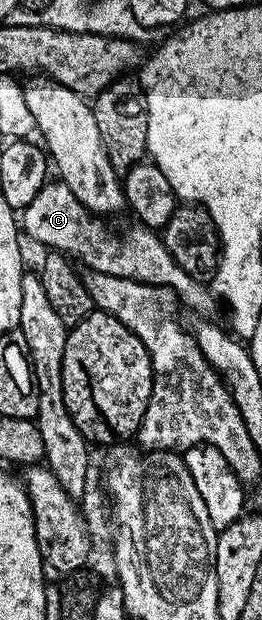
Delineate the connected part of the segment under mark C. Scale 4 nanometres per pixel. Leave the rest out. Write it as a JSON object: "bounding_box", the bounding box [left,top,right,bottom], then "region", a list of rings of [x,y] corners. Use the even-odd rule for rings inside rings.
{"bounding_box":[21,181,213,311],"region":[[[47,181],[33,197],[33,201],[21,211],[21,231],[35,243],[44,243],[47,249],[54,249],[60,254],[76,257],[79,254],[88,270],[119,279],[137,280],[147,286],[159,289],[171,286],[183,298],[187,307],[195,311],[203,311],[210,305],[213,295],[202,287],[196,276],[185,273],[173,261],[169,249],[165,249],[162,238],[152,228],[140,223],[133,223],[119,237],[108,233],[101,225],[102,220],[73,197],[69,185],[61,181]]]}

